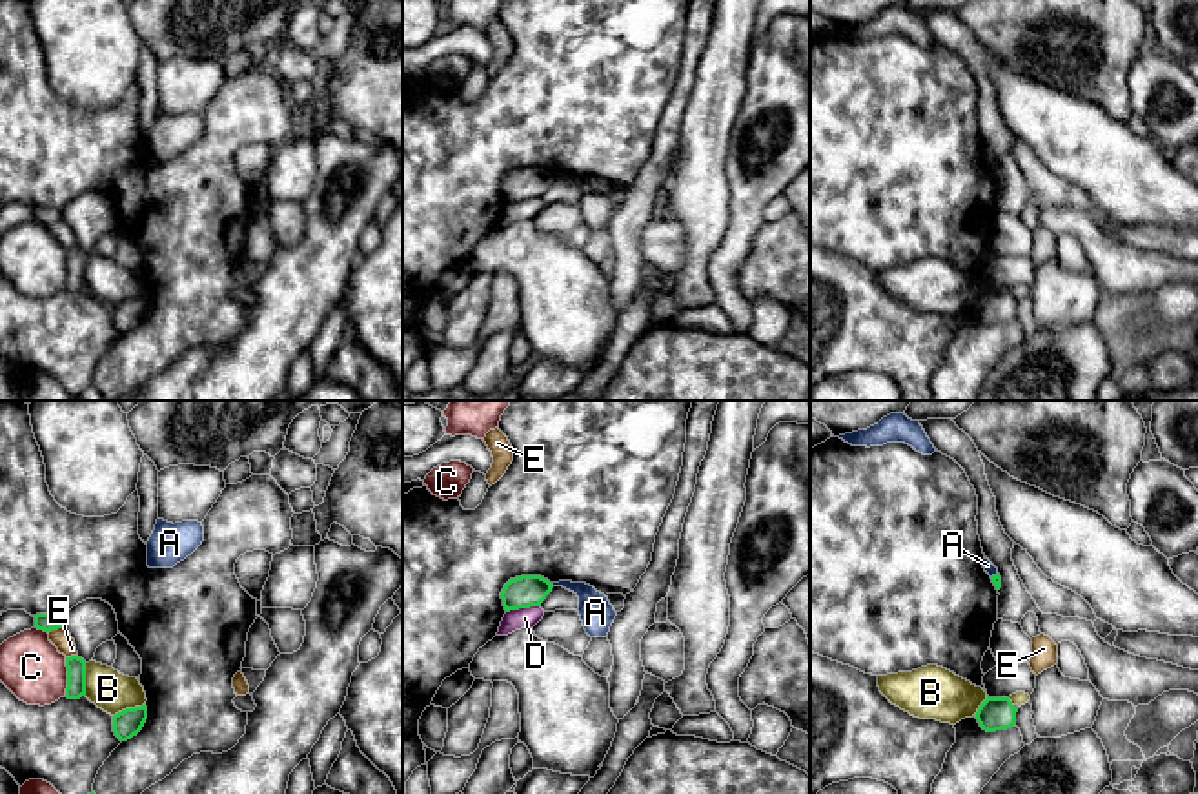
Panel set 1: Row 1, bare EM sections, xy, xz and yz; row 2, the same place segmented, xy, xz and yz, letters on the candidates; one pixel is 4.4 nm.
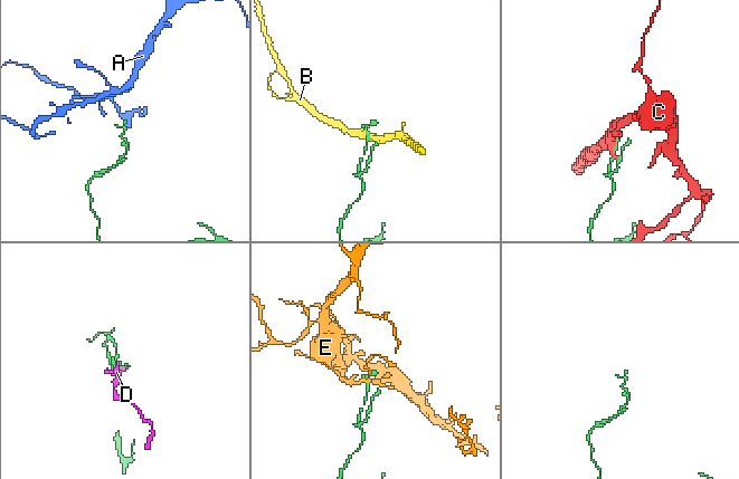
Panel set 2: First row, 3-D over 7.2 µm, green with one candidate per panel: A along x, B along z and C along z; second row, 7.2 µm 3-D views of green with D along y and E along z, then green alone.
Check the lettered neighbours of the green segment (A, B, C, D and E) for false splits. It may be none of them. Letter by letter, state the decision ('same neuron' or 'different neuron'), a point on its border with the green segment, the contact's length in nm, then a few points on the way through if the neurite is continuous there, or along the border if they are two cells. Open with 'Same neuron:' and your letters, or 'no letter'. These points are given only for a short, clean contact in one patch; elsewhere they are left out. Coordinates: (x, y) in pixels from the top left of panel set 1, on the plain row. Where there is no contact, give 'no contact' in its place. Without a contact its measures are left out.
Same neuron: no letter
A: different neuron; contact yz (993, 168); length 40 nm; border yz (996, 164), (991, 170)
B: different neuron; contact xy (84, 272); length 140 nm
C: different neuron; contact xy (68, 268); length 170 nm
D: different neuron; contact xz (523, 199); length 160 nm; border xz (539, 197), (507, 204)
E: different neuron; contact xy (55, 221); length 80 nm; border xy (62, 217), (48, 224)

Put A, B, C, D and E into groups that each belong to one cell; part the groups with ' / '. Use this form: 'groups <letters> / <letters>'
groups A / B / C / D / E

